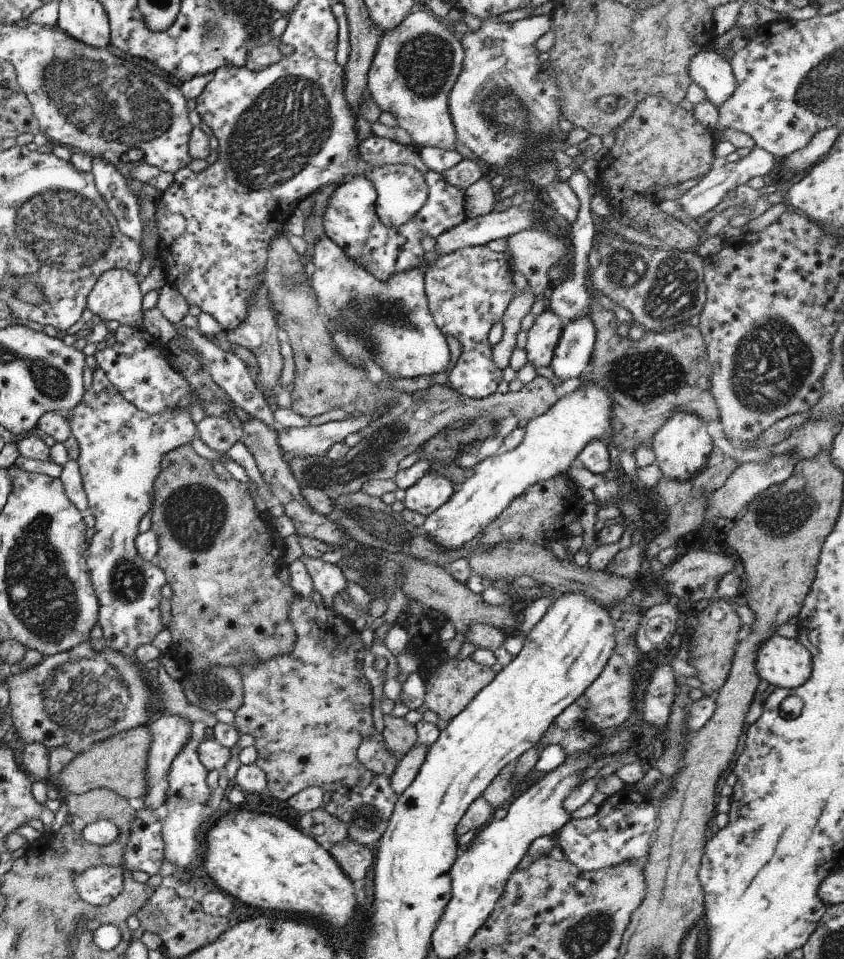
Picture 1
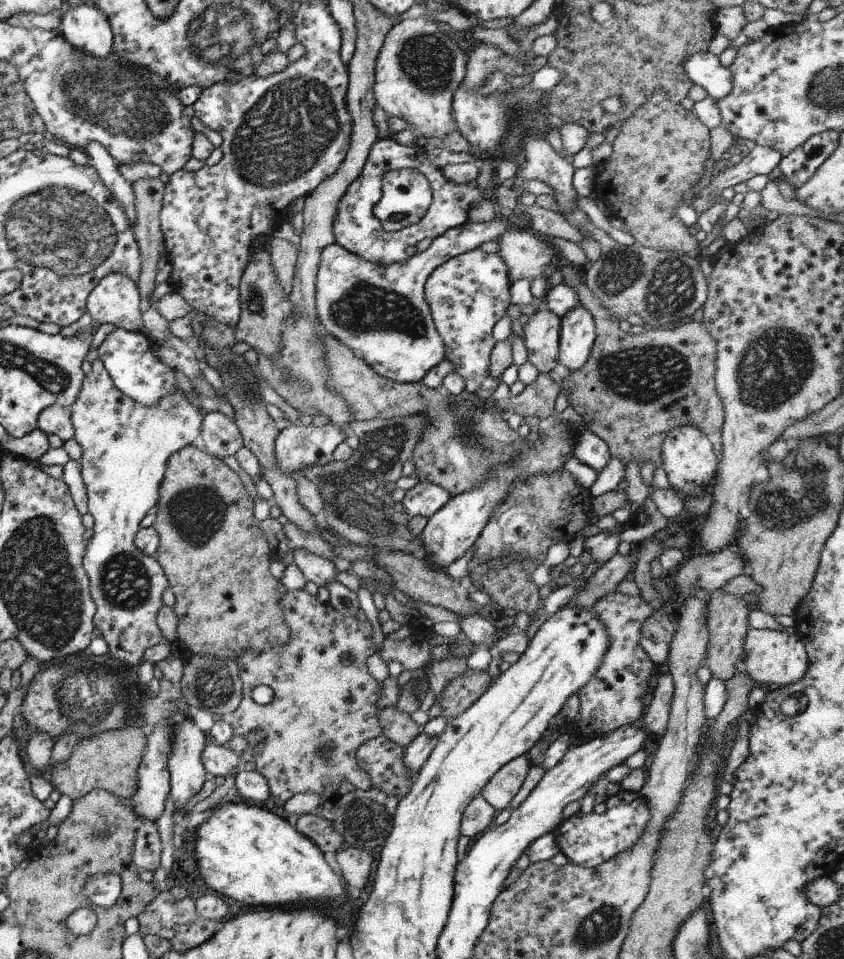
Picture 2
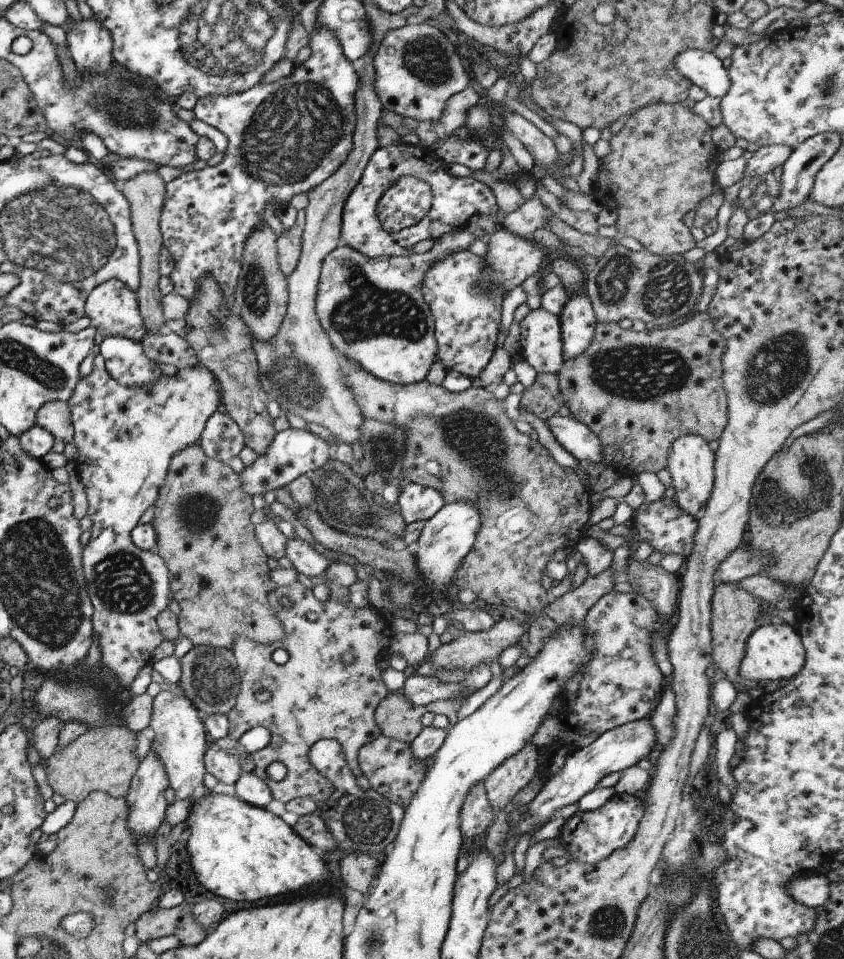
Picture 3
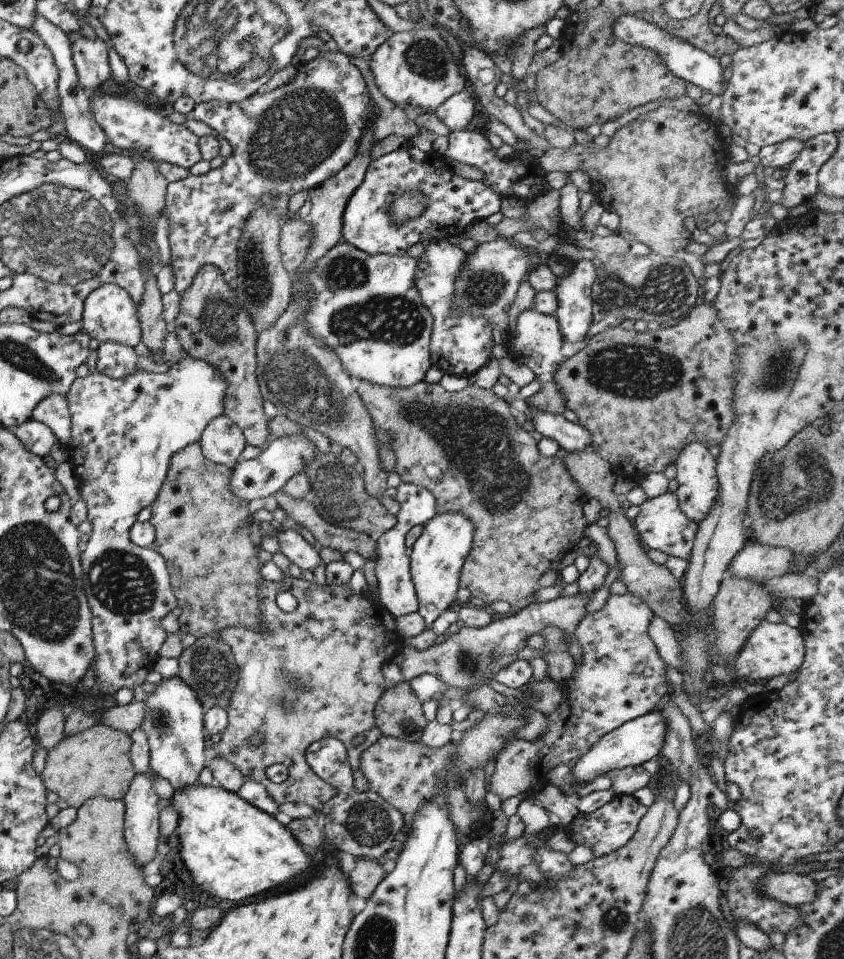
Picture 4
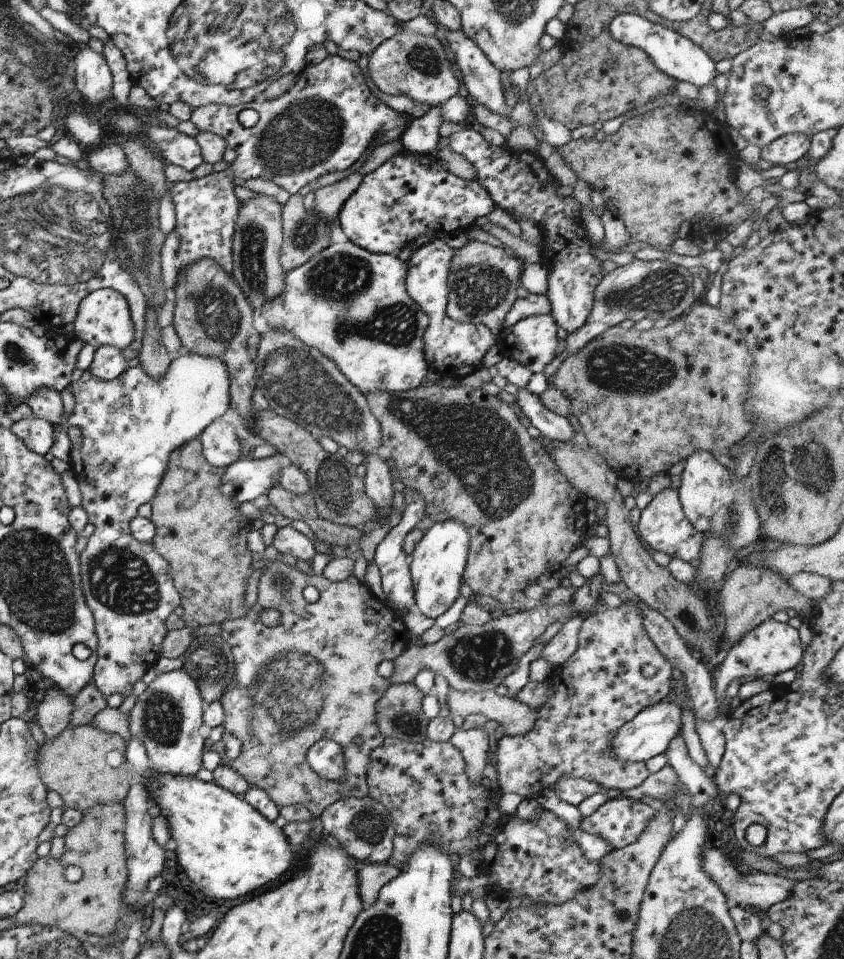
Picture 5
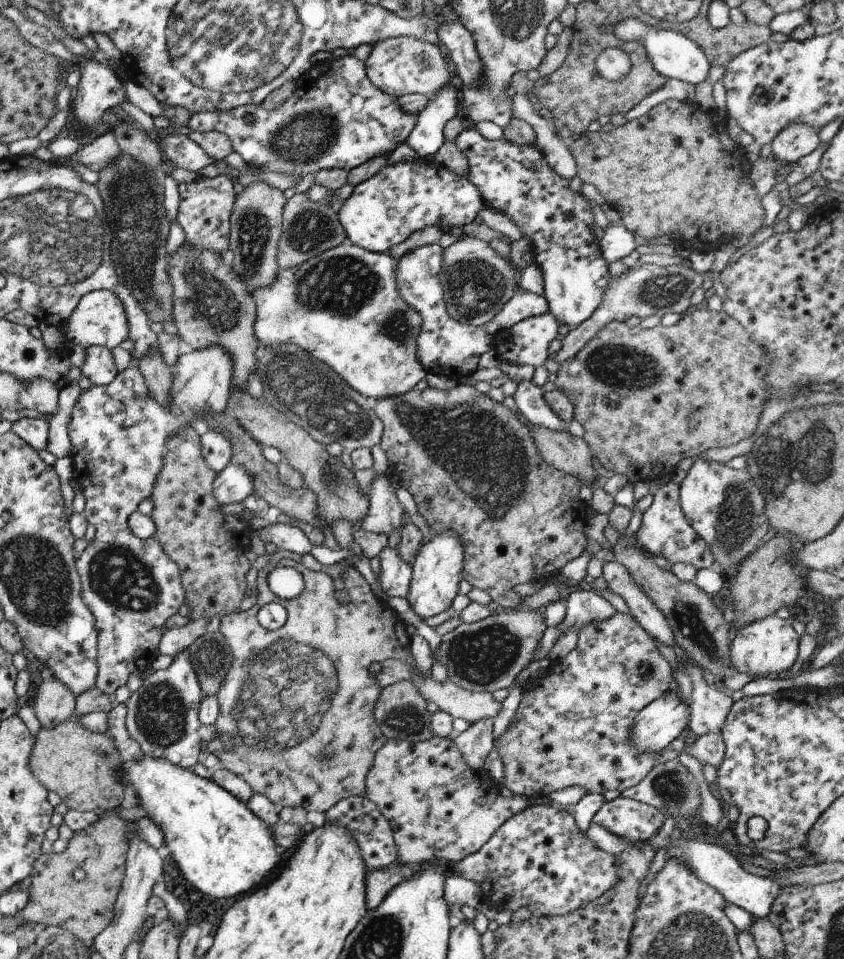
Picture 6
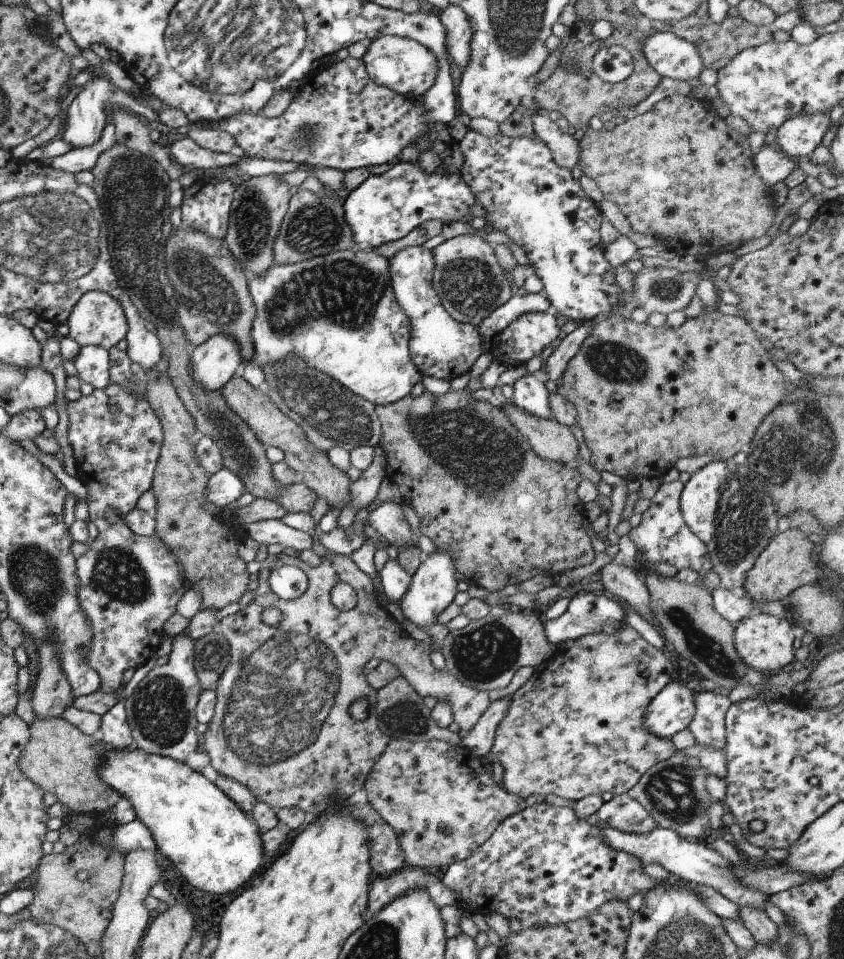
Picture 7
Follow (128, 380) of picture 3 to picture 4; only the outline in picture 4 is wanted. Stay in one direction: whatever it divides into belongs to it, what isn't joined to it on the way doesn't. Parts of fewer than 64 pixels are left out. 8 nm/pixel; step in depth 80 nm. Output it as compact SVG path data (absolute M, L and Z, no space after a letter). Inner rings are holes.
M101 342L96 349L97 359L94 370L103 372L111 379L125 380L125 376L137 372L137 352L131 346L118 344L117 342Z

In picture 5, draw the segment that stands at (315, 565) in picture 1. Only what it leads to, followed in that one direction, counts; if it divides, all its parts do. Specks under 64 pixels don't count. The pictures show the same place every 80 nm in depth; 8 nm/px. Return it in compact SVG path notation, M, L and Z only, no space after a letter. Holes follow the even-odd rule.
M296 524L278 528L273 536L272 546L280 554L289 554L293 558L309 561L315 554L313 542L308 533Z

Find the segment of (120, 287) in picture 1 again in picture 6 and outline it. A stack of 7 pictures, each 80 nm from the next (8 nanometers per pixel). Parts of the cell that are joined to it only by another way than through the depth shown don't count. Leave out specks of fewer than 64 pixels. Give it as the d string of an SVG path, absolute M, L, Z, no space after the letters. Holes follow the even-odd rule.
M95 289L85 293L77 301L65 322L65 341L69 344L79 344L84 349L91 345L99 345L111 350L119 342L128 338L128 324L124 306L120 298L105 289Z

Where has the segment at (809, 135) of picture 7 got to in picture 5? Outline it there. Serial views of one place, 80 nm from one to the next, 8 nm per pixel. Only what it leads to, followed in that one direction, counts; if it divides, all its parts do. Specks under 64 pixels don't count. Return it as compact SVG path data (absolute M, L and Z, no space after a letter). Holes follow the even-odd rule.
M805 133L784 134L760 150L760 158L776 165L789 164L803 158L810 147L811 136Z

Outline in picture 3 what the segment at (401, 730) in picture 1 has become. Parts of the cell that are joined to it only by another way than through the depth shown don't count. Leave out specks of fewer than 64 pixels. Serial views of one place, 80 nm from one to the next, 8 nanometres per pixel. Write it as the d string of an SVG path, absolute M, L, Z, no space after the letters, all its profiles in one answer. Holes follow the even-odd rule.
M400 692L387 694L375 708L375 723L380 735L410 744L422 730L420 716L425 714L425 706L411 706Z

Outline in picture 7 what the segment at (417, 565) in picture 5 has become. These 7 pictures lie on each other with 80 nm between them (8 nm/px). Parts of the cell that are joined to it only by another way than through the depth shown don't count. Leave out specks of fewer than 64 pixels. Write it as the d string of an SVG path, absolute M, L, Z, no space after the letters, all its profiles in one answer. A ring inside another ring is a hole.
M437 551L430 556L422 556L420 565L412 574L410 583L403 597L400 598L399 608L403 620L407 620L422 628L423 626L431 626L437 618L437 614L441 612L455 596L455 585L457 581L453 578L453 573L457 571L450 555L445 551Z

